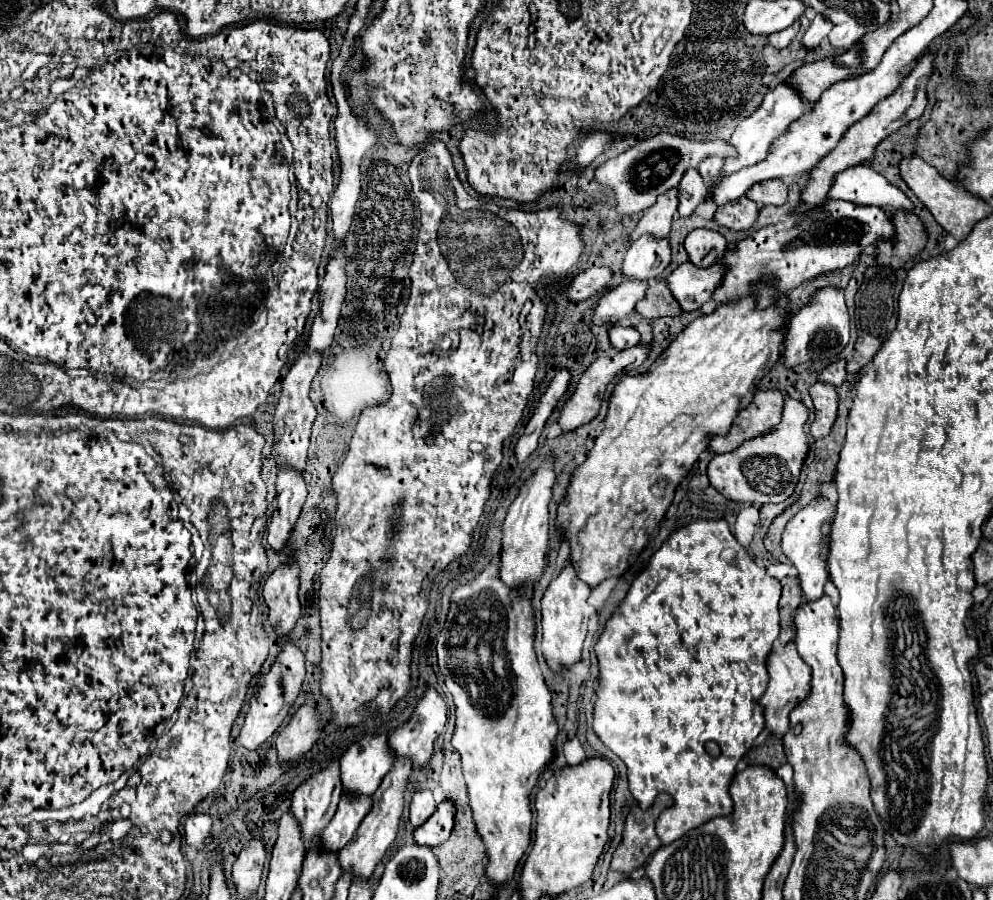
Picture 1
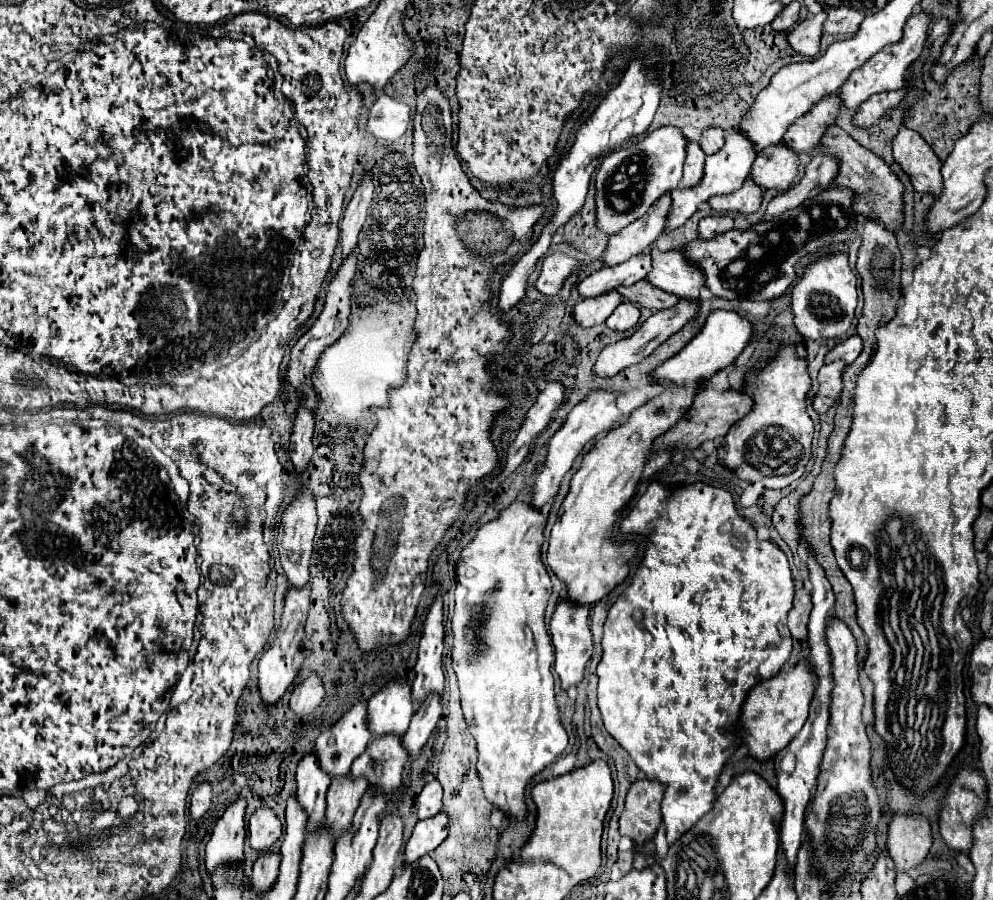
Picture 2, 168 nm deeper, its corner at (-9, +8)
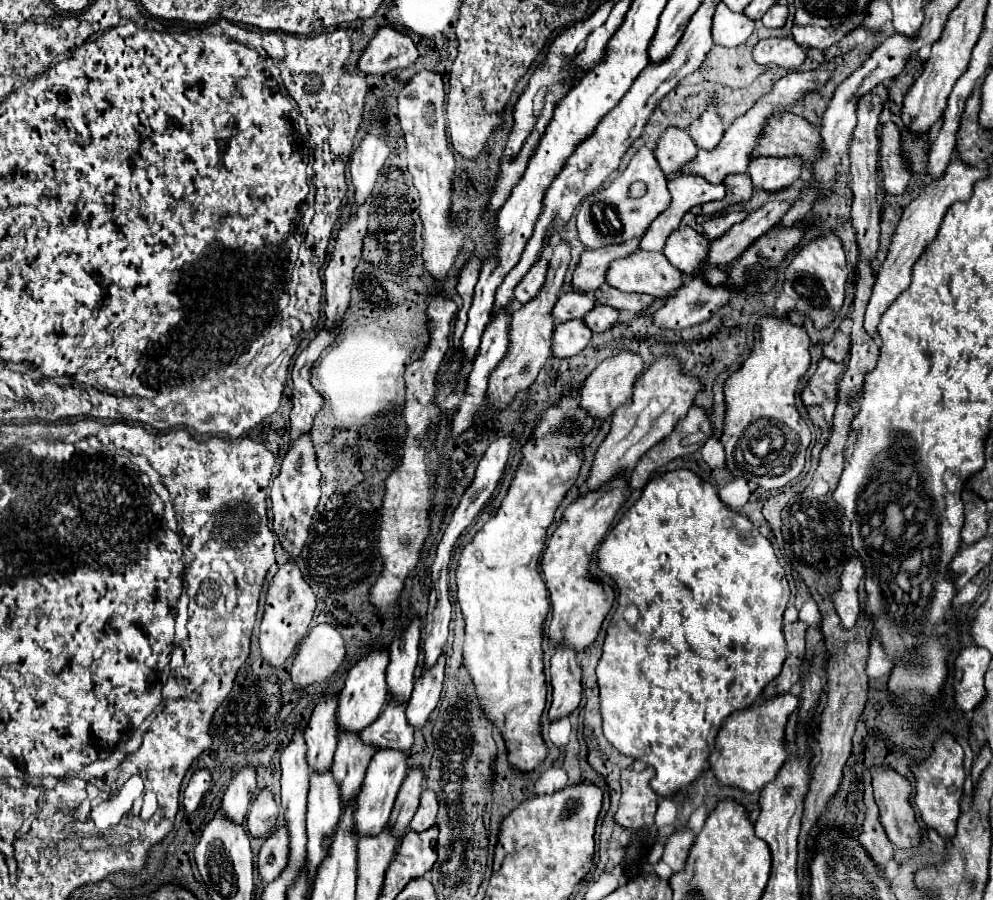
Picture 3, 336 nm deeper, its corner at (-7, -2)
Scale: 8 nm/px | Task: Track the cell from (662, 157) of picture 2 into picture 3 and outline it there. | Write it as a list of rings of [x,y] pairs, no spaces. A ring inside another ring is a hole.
[[[640,147],[632,157],[632,161],[628,163],[628,167],[624,169],[624,173],[616,177],[610,187],[602,189],[600,193],[588,195],[588,199],[584,199],[584,203],[580,205],[576,219],[578,219],[578,235],[582,245],[586,249],[602,249],[608,245],[620,245],[634,237],[640,237],[648,229],[648,225],[656,219],[656,215],[660,215],[660,211],[668,207],[670,195],[666,185],[668,185],[668,179],[660,171],[654,151],[648,147]],[[634,181],[644,181],[648,185],[646,195],[640,199],[628,197],[628,189]]]

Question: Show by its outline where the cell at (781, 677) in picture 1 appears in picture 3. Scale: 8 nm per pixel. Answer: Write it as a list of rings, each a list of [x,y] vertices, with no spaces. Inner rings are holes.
[[[784,695],[784,699],[772,699],[772,703],[754,703],[752,707],[732,713],[720,735],[716,737],[716,749],[708,757],[710,769],[722,787],[736,787],[746,793],[760,791],[766,783],[776,779],[786,753],[784,753],[784,723],[788,715],[798,707],[796,695]]]

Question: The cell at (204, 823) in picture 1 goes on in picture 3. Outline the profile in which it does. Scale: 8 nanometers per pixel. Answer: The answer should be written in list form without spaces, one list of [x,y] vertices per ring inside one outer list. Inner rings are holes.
[[[208,769],[194,771],[194,775],[190,777],[190,781],[184,789],[184,795],[182,795],[182,805],[184,805],[186,813],[192,813],[200,805],[202,795],[206,793],[208,785],[210,785],[210,771]]]

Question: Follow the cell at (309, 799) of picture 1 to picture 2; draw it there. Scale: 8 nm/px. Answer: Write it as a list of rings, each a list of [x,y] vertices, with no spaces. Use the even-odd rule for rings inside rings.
[[[356,703],[334,727],[324,729],[316,739],[314,753],[320,769],[340,779],[350,773],[350,765],[372,741],[366,733],[366,703]]]

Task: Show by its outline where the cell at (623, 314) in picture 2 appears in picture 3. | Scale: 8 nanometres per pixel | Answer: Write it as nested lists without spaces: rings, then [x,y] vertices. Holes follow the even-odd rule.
[[[594,305],[584,317],[582,321],[586,323],[586,327],[590,327],[592,331],[606,331],[608,327],[612,327],[614,323],[618,323],[618,311],[608,307],[608,305]]]

